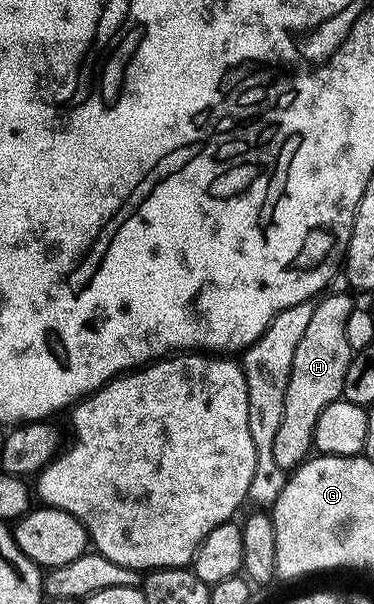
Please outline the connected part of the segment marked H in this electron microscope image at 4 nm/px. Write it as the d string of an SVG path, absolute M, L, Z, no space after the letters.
M327 293L315 305L306 335L300 340L300 348L296 348L284 404L284 424L276 432L276 464L287 472L297 470L311 457L320 416L324 416L333 402L343 401L344 380L348 380L348 368L356 353L356 347L350 343L350 321L354 318L352 299L350 294Z

